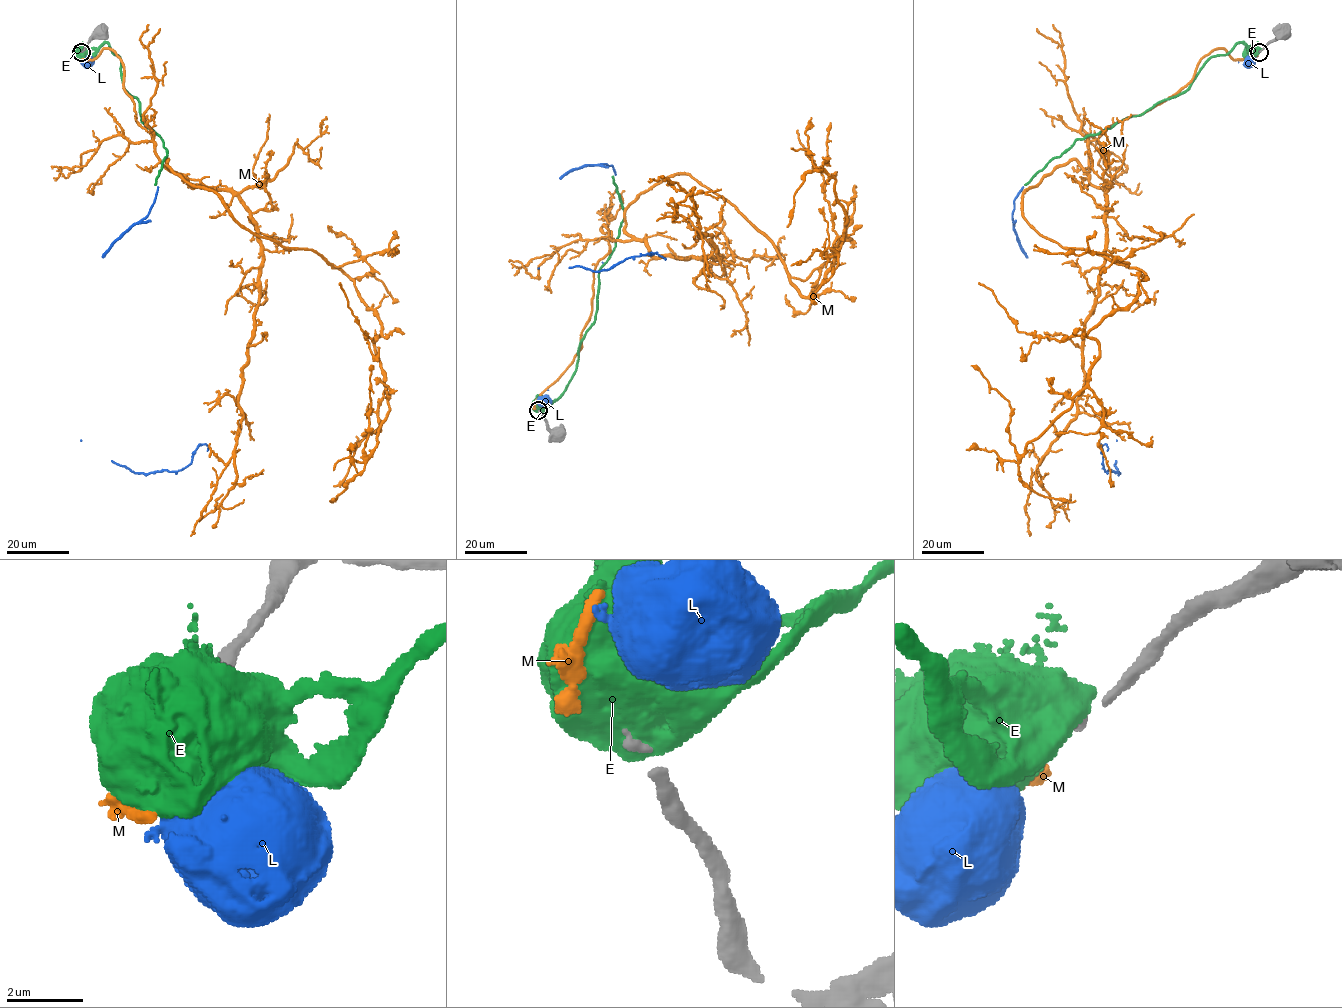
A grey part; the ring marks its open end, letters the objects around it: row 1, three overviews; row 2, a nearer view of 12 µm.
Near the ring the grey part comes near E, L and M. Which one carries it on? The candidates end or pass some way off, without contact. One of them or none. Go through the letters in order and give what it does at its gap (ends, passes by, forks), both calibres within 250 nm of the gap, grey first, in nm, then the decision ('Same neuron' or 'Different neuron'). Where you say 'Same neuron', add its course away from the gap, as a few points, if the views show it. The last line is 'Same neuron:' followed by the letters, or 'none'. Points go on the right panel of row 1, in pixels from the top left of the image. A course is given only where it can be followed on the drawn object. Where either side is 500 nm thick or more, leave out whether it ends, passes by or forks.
E: Thickness 200 nm (grey) against 1150 nm. Different neuron
L: Thickness 200 nm (grey) against 1050 nm. Different neuron
M: It ends there. Thickness 200 nm (grey) against 360 nm. Same neuron. Its course: (1257, 55), (1214, 48), (1088, 172), (1023, 195), (1047, 239), (1145, 277), (1020, 457), (971, 365)
Same neuron: M

